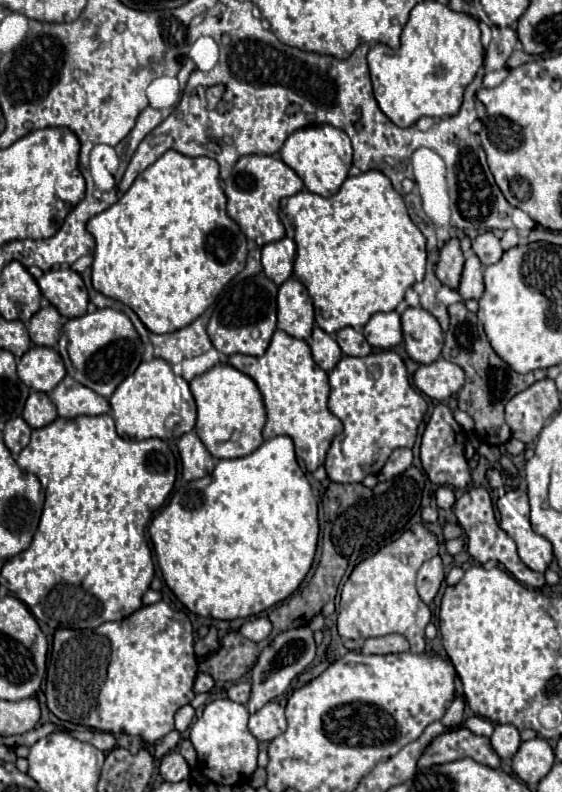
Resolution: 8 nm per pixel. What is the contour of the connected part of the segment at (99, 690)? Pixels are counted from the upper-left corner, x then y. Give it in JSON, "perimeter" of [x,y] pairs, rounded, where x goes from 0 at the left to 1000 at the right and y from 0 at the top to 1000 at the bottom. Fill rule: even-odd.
{"perimeter":[[[278,760],[270,765],[253,765],[214,785],[185,785],[160,798],[121,793],[103,795],[96,801],[85,836],[85,894],[114,912],[146,914],[178,924],[221,924],[231,929],[253,929],[274,939],[302,922],[310,922],[310,902],[327,889],[342,886],[349,848],[352,836],[345,826],[345,798],[335,778],[327,773],[310,773],[295,760]]]}

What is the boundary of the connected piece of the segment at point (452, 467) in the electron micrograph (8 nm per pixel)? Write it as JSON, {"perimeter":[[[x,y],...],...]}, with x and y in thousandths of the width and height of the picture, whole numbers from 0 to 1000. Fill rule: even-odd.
{"perimeter":[[[779,510],[758,535],[758,543],[751,548],[751,563],[747,563],[747,581],[769,611],[776,614],[794,611],[819,619],[833,614],[836,588],[833,588],[833,581],[826,578],[826,558],[829,558],[829,548],[822,538],[808,530],[801,515],[790,510]]]}

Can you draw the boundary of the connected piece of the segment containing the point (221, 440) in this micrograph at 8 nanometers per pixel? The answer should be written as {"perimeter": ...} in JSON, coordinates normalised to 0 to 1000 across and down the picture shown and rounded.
{"perimeter":[[[384,460],[359,475],[349,475],[338,482],[338,492],[352,513],[352,530],[345,543],[381,578],[395,581],[441,576],[441,571],[452,571],[470,558],[466,540],[473,533],[473,518],[466,497],[445,475],[431,472],[409,460]]]}

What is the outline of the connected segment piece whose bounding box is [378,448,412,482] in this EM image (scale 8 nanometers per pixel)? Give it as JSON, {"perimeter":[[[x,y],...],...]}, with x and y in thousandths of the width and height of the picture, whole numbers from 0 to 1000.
{"perimeter":[[[705,566],[698,571],[698,576],[690,578],[690,586],[680,591],[680,596],[673,598],[673,604],[683,609],[683,606],[694,606],[708,598],[715,598],[719,593],[726,593],[733,588],[733,568],[726,566]]]}

